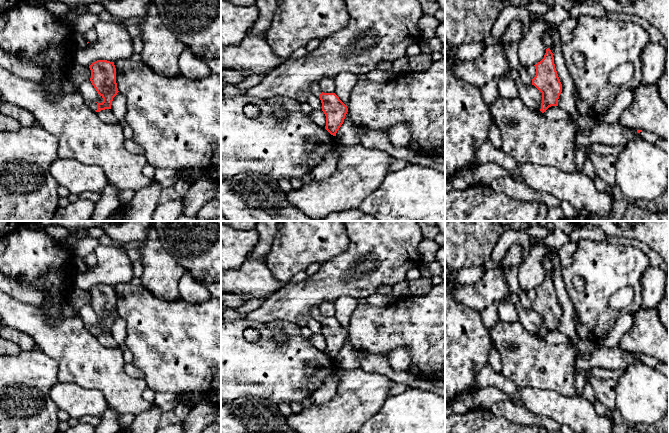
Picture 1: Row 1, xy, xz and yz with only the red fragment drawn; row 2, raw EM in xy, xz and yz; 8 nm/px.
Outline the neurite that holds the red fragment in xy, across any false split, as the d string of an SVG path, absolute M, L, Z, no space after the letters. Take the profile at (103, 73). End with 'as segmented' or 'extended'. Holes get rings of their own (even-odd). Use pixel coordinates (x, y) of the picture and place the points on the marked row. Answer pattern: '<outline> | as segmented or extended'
M97 60L89 66L90 81L97 93L103 98L102 103L96 101L88 103L88 107L95 112L111 109L113 98L117 95L116 68L114 62Z | extended

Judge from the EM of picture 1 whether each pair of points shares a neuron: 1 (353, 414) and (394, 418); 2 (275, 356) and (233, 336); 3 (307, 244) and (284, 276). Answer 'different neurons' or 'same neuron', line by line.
1: different neurons
2: same neuron
3: same neuron

